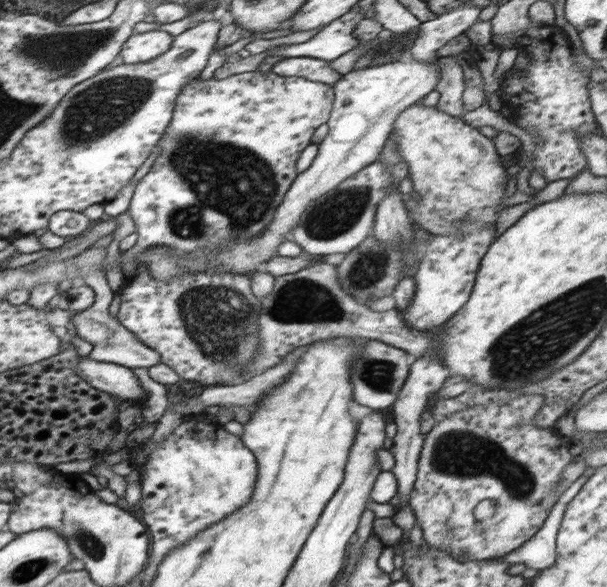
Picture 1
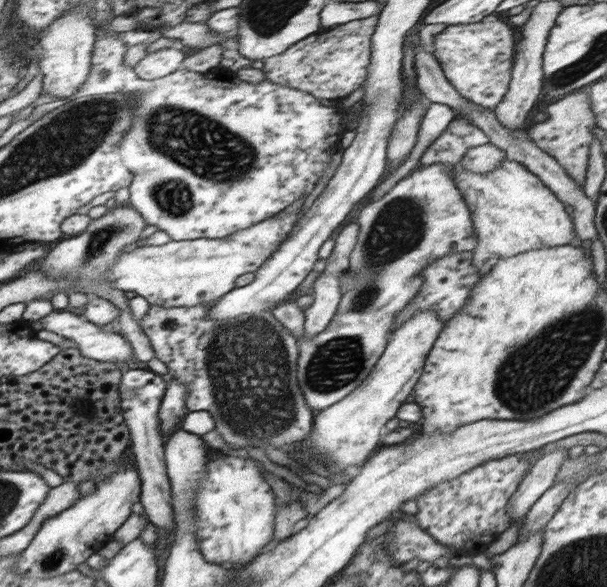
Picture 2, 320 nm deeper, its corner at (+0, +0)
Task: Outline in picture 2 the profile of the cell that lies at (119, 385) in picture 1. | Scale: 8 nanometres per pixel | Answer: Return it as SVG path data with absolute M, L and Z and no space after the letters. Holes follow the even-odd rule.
M149 369L123 370L119 382L121 411L131 434L129 451L134 456L141 478L139 501L142 503L148 522L166 532L171 532L176 529L175 514L171 499L171 482L166 472L165 439L161 435L158 418L166 387L167 382Z

